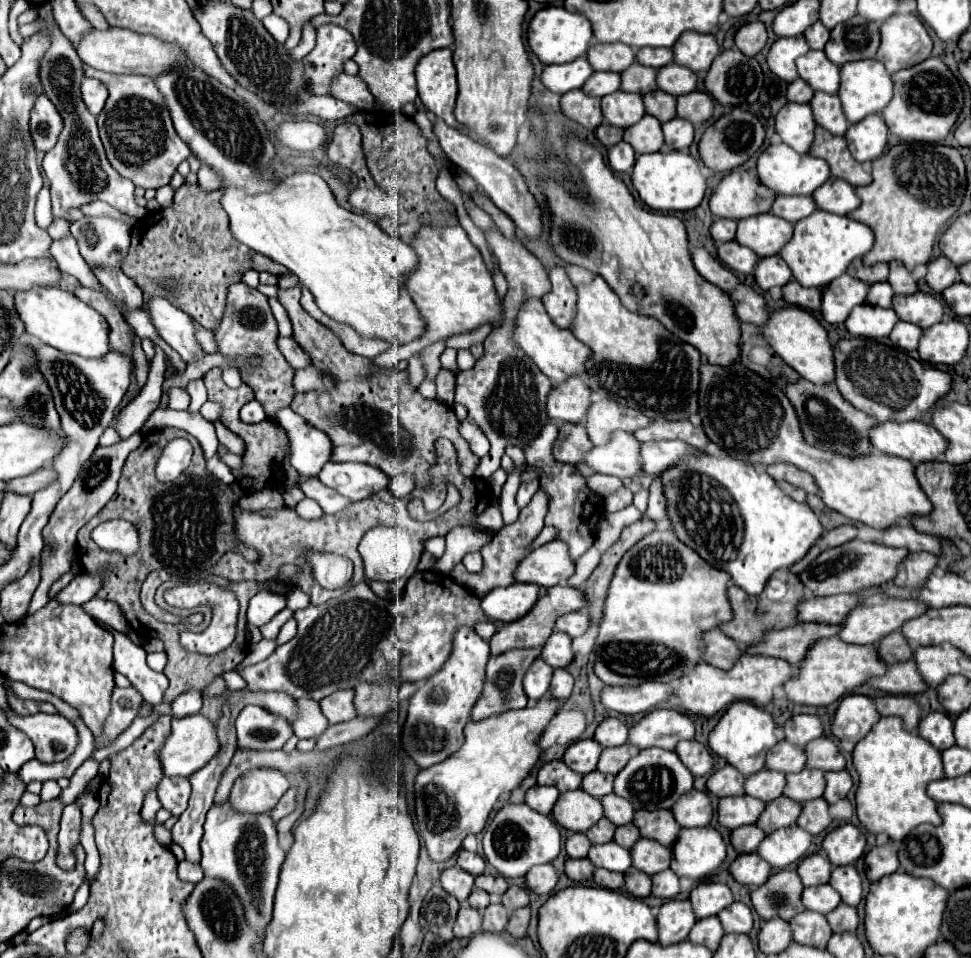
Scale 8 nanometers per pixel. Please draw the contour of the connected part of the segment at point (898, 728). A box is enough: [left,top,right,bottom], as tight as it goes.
[852,716,944,840]

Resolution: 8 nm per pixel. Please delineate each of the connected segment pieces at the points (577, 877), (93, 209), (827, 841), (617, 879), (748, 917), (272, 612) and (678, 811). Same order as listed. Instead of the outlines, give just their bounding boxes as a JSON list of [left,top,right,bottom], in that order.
[[566,858,594,882],[82,202,124,218],[822,824,866,866],[594,868,624,890],[718,902,754,934],[248,590,286,626],[672,790,714,828]]

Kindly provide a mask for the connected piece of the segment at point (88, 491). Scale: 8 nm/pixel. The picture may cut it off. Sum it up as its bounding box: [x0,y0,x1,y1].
[28,444,138,614]

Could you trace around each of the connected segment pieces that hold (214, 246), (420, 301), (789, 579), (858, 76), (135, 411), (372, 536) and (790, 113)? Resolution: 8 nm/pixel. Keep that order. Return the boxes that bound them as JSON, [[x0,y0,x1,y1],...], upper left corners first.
[[122,184,292,330],[372,226,502,372],[720,570,804,648],[838,59,892,122],[116,346,166,438],[358,526,412,580],[774,102,816,154]]

